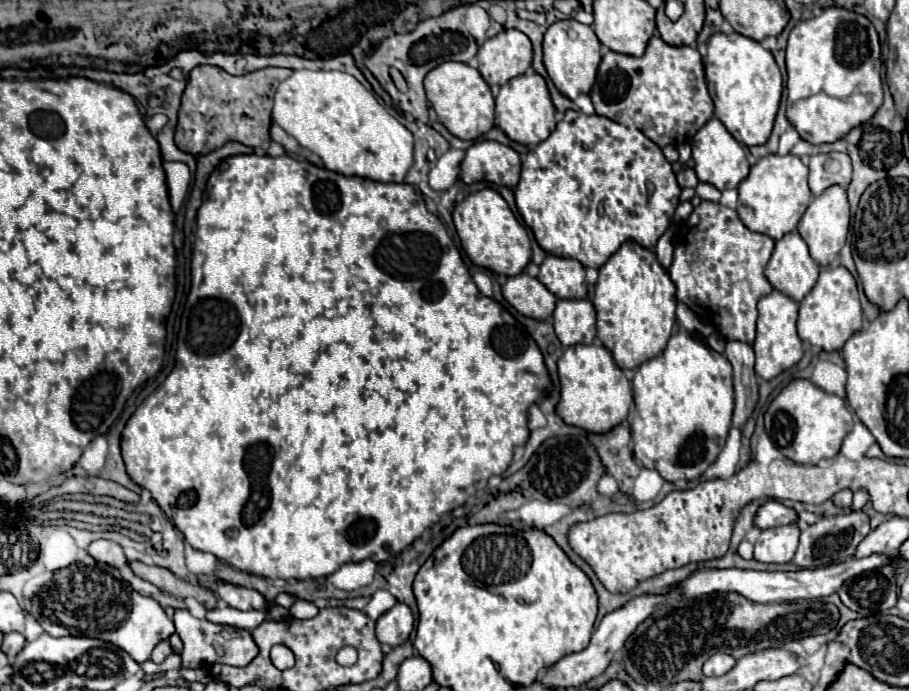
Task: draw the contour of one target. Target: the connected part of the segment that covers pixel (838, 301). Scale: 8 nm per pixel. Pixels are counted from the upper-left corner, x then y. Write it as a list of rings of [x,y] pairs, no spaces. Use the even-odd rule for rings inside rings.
[[[821,266],[819,280],[811,288],[811,292],[799,302],[799,320],[797,332],[799,338],[809,342],[811,346],[819,346],[823,350],[841,350],[843,342],[855,330],[863,328],[863,312],[859,304],[859,290],[857,282],[845,266]]]

